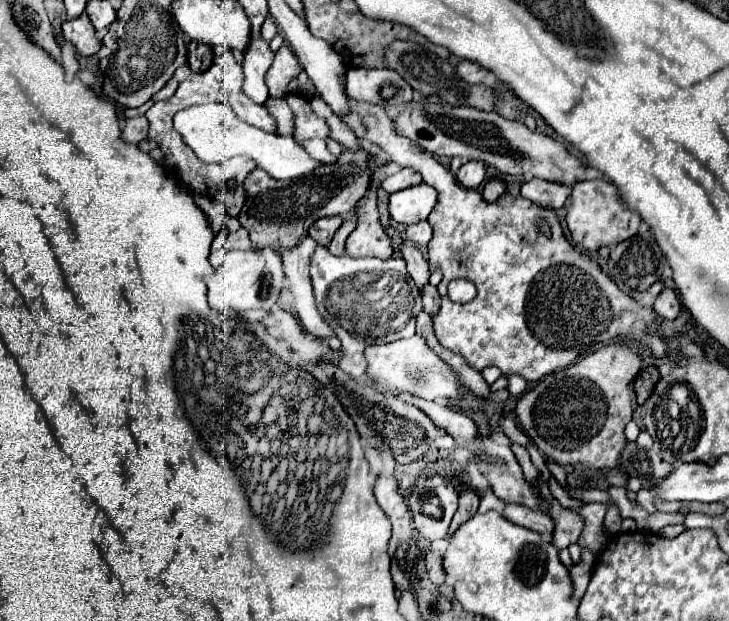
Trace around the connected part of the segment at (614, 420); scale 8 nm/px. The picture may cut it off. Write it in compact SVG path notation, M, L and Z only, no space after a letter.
M608 345L578 363L542 379L516 403L516 417L528 439L558 465L586 465L590 469L616 467L626 443L624 427L632 419L634 377L640 357L634 347Z

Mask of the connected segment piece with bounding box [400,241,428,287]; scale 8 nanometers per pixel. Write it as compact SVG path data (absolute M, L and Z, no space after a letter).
M408 241L400 243L400 253L402 253L402 257L406 261L406 267L408 267L408 273L416 281L416 285L418 287L426 285L426 281L428 281L428 261L422 257L422 253L416 247L412 247Z

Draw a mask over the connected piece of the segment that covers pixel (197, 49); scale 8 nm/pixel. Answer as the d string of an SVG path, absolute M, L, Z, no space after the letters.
M202 41L188 43L188 65L192 71L206 71L212 65L214 49Z

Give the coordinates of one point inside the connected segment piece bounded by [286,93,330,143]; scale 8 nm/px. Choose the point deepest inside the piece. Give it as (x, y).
(307, 125)

